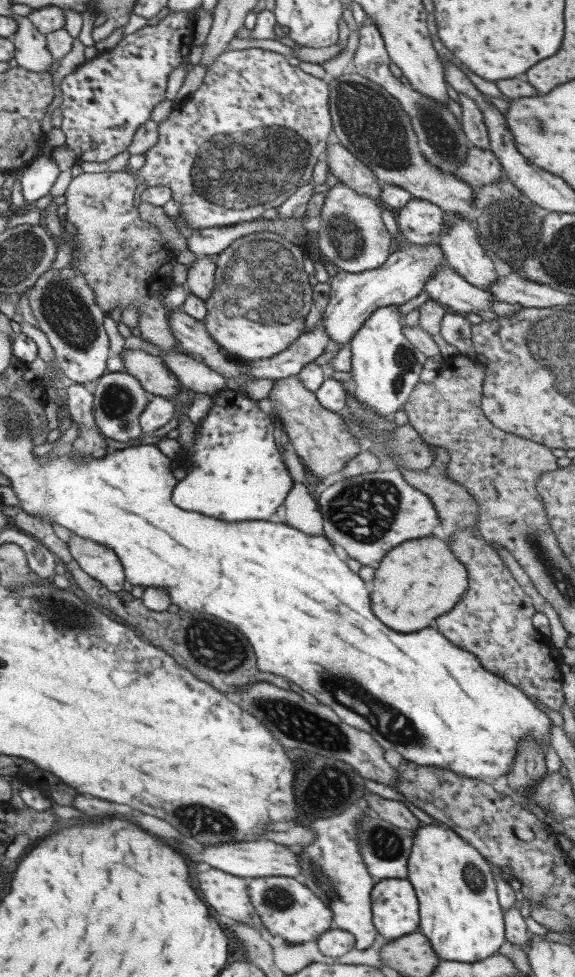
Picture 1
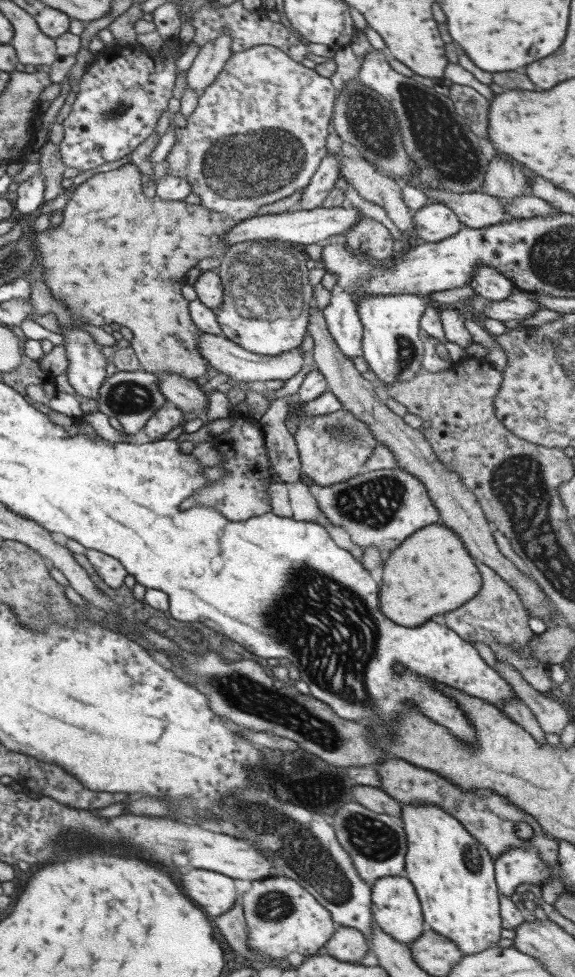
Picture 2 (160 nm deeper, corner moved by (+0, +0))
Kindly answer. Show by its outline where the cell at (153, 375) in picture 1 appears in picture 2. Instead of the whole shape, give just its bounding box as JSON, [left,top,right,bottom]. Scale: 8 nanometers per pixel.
[153,373,207,419]

